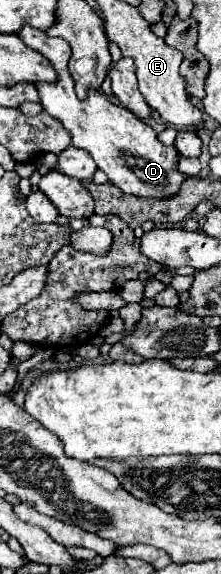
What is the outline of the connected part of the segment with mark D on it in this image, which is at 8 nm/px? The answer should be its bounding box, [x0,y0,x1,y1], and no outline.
[18,27,184,197]

